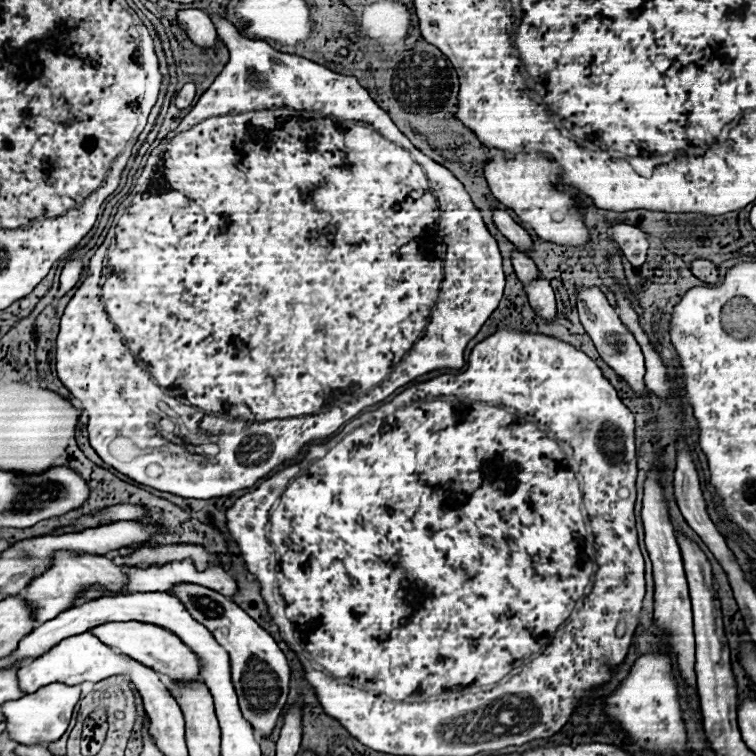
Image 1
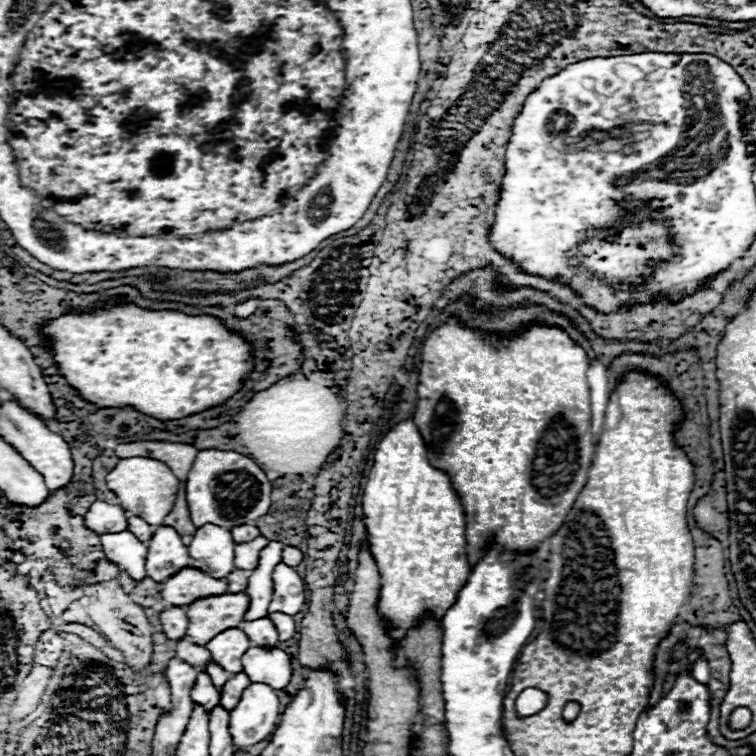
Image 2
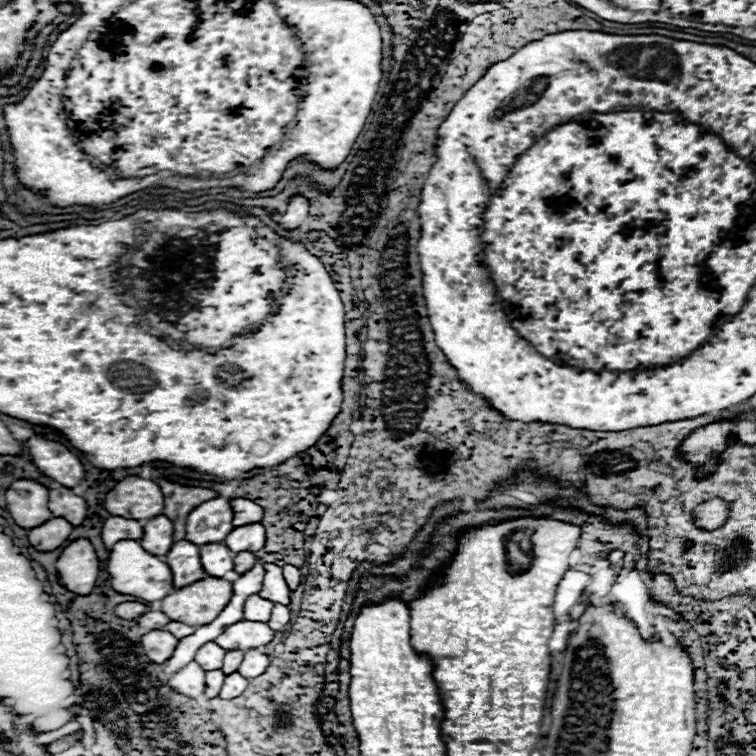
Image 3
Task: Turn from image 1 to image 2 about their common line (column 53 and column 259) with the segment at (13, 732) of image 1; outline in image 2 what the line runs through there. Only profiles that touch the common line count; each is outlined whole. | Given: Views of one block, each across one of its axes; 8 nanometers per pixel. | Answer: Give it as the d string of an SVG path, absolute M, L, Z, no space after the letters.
M250 684L242 702L230 712L230 736L236 748L250 748L268 738L278 724L280 704L274 688L266 684Z

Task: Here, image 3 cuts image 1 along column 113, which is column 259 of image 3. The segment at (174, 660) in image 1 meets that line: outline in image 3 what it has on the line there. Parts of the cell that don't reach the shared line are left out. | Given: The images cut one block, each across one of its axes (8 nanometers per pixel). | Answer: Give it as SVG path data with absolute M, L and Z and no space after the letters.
M236 622L228 626L214 642L224 650L250 650L262 648L274 638L274 630L266 622Z

